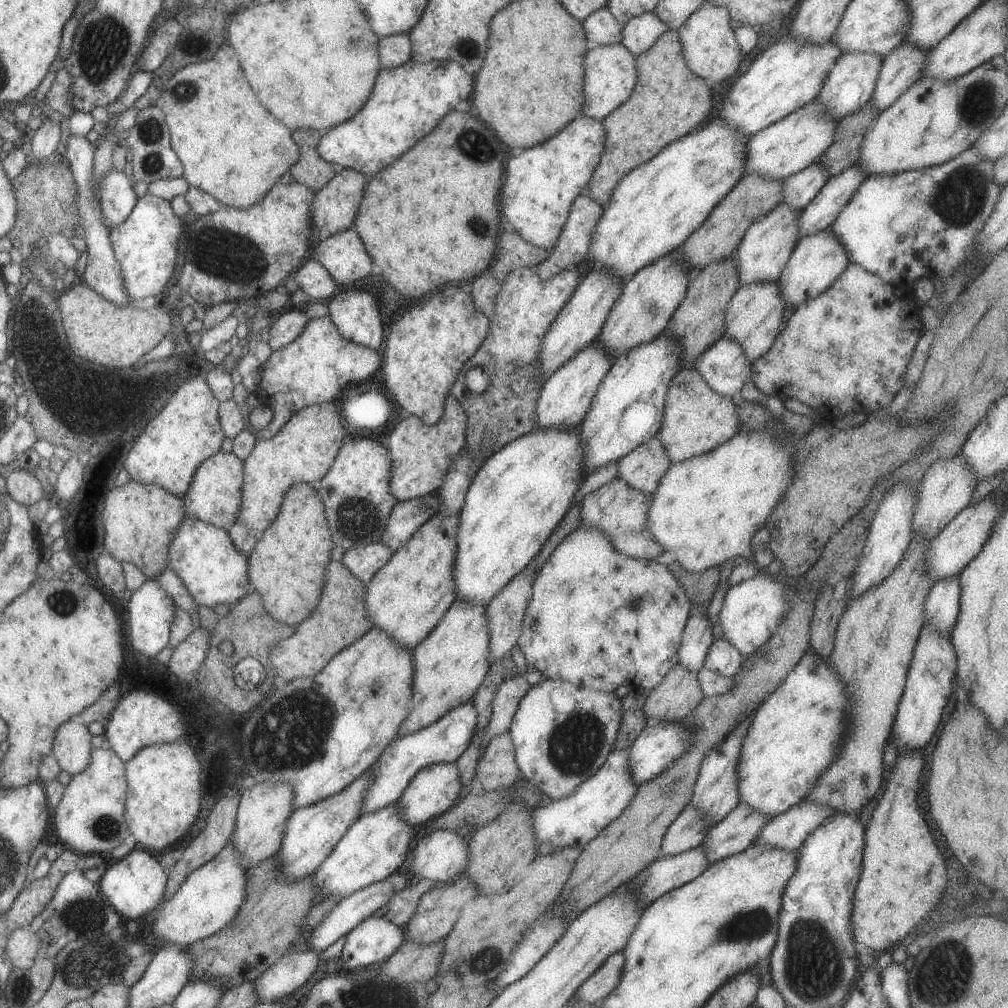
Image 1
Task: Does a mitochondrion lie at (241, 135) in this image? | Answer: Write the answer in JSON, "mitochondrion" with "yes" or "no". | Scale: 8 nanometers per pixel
{"mitochondrion":"no"}

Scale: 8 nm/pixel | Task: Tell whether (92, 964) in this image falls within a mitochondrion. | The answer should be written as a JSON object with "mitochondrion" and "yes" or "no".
{"mitochondrion":"yes"}

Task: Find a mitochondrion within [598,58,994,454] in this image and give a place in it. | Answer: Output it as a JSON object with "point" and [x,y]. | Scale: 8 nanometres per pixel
{"point":[960,197]}

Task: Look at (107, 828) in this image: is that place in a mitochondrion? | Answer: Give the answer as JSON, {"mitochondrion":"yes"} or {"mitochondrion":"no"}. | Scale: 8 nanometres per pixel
{"mitochondrion":"yes"}

